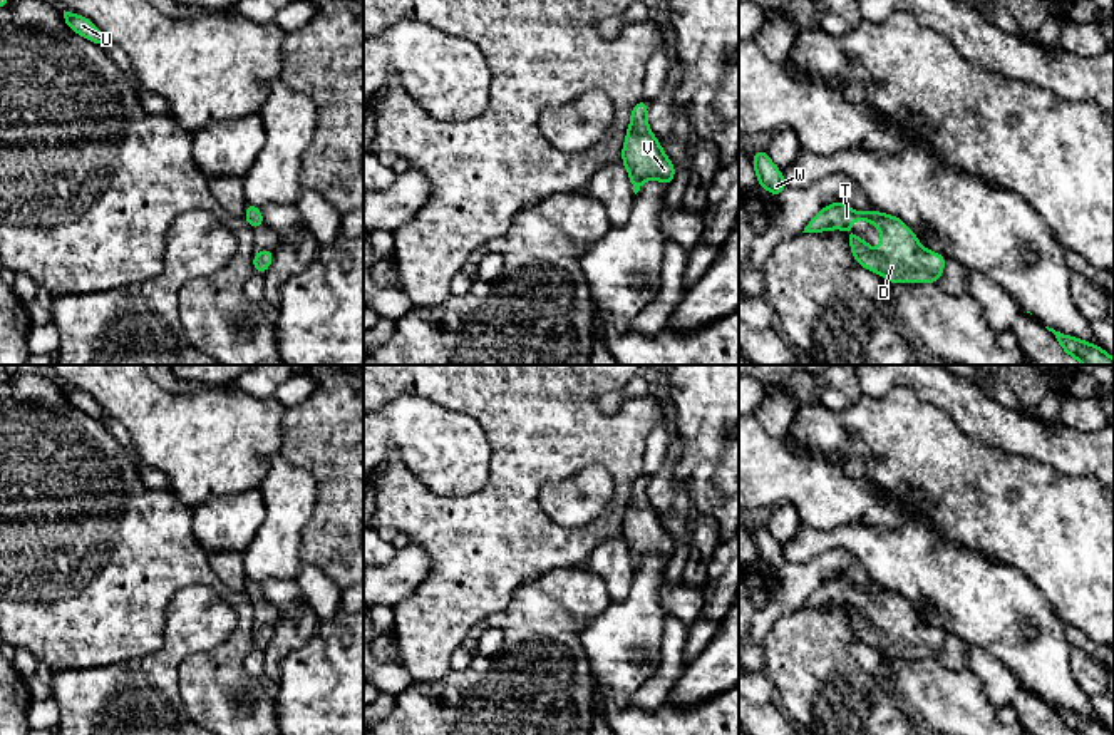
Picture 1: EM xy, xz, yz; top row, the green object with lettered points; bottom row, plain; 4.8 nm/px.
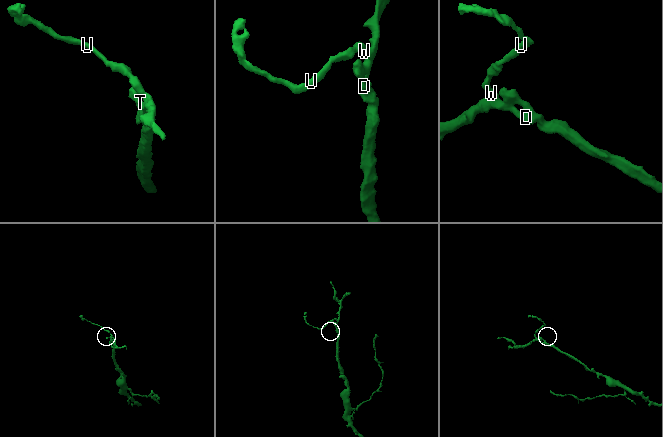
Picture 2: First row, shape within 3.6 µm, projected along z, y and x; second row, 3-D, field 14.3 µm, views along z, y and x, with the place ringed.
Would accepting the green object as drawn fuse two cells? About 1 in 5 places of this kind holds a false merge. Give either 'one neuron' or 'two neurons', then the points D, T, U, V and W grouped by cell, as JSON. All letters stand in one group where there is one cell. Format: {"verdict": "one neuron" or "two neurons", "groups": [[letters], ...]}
{"verdict": "one neuron", "groups": [["D", "T", "U", "V", "W"]]}

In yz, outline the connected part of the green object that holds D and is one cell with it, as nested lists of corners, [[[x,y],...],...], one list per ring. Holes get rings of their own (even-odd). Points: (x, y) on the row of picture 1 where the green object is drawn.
[[[838,201],[811,218],[802,233],[831,231],[833,228],[846,231],[859,266],[884,276],[890,283],[933,285],[943,273],[946,258],[925,249],[915,233],[896,216],[878,211],[853,211],[843,201]],[[858,218],[881,231],[879,251],[848,231]]]

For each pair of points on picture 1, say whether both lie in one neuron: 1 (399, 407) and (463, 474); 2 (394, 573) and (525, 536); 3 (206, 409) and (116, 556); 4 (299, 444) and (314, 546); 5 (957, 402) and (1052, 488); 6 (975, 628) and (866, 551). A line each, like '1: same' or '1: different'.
1: same
2: different
3: different
4: same
5: different
6: same

